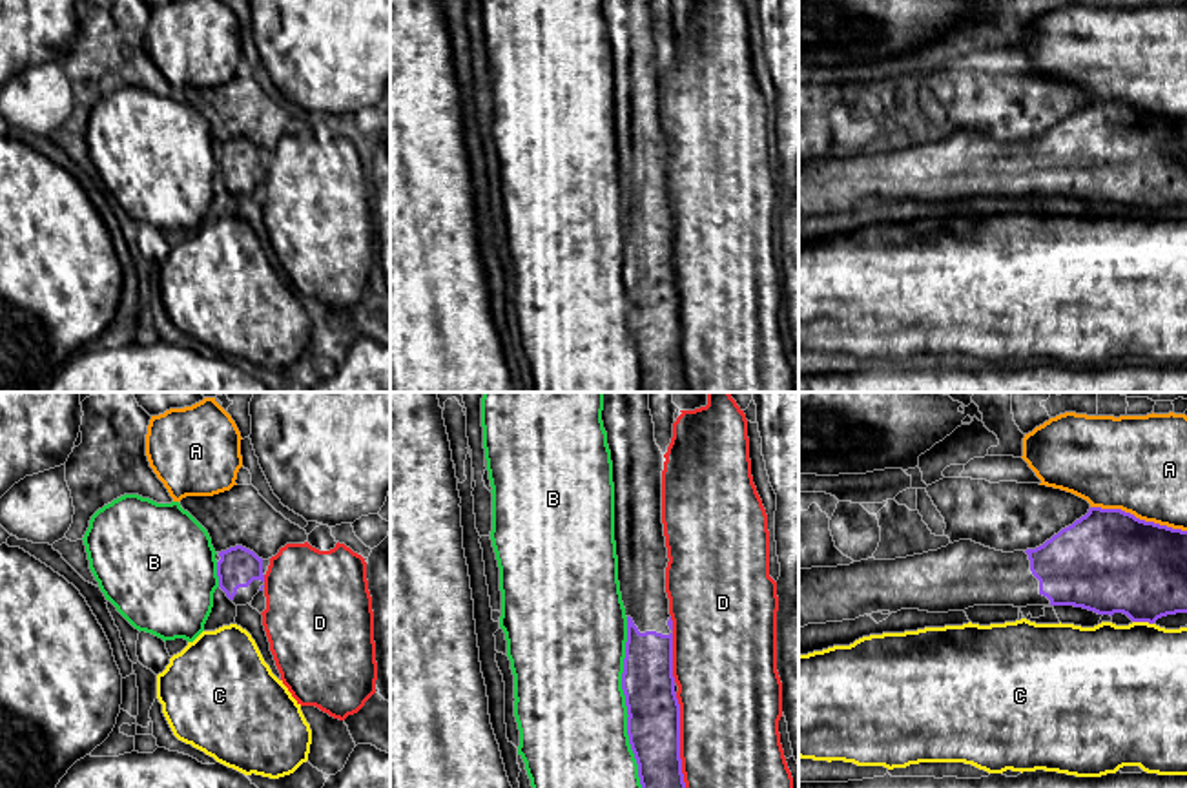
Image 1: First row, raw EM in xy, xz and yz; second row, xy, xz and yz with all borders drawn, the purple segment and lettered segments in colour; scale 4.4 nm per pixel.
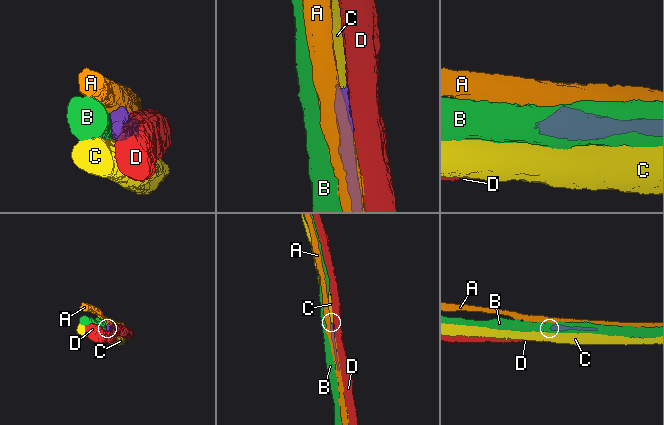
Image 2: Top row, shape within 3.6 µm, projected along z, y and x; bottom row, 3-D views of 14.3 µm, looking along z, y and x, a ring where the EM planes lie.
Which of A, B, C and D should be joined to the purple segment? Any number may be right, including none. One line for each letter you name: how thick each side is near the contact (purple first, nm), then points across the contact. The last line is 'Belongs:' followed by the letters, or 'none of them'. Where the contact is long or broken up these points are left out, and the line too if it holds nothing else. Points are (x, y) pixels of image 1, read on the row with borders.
Belongs: none of them

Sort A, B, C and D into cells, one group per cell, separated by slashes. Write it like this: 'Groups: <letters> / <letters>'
Groups: A / B / C / D

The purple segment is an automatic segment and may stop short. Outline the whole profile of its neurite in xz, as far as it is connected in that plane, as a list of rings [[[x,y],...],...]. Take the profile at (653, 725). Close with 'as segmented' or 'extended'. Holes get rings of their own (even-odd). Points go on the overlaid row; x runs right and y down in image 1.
[[[605,392],[602,421],[613,461],[618,582],[627,617],[622,690],[629,744],[642,788],[686,788],[666,593],[664,454],[655,441],[649,392]]] | extended

